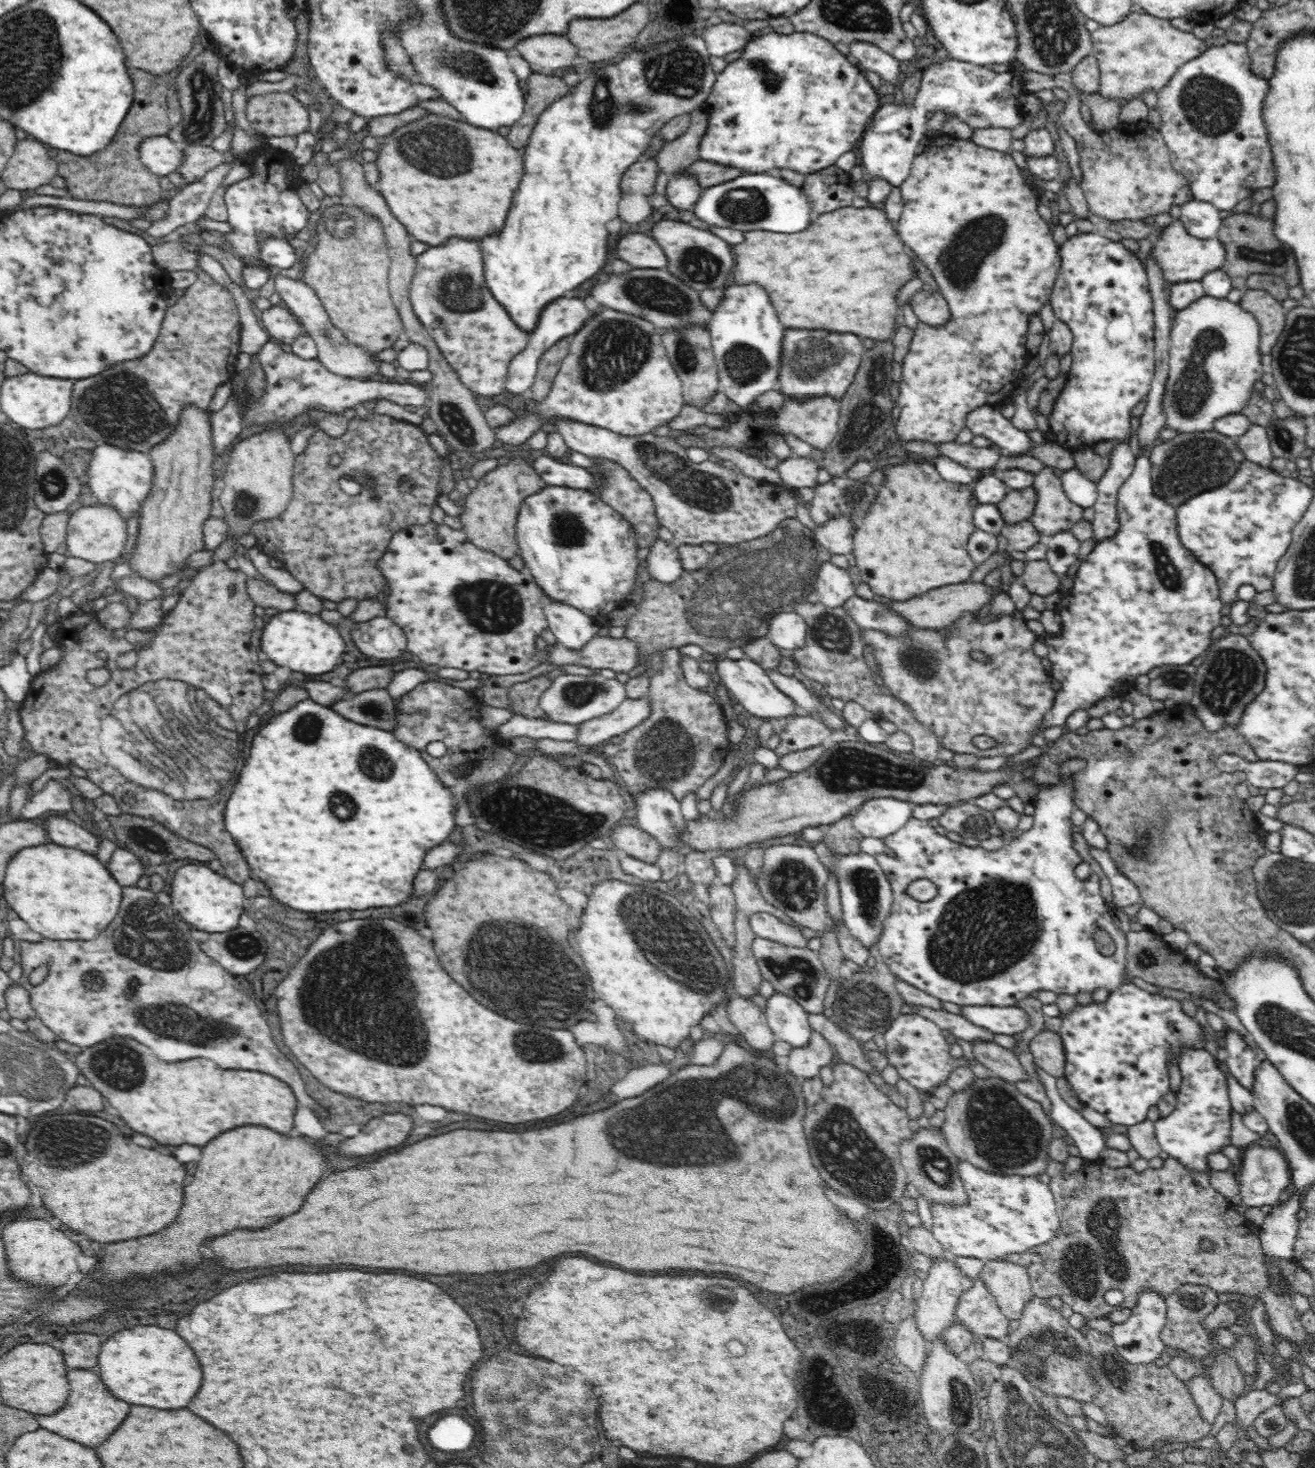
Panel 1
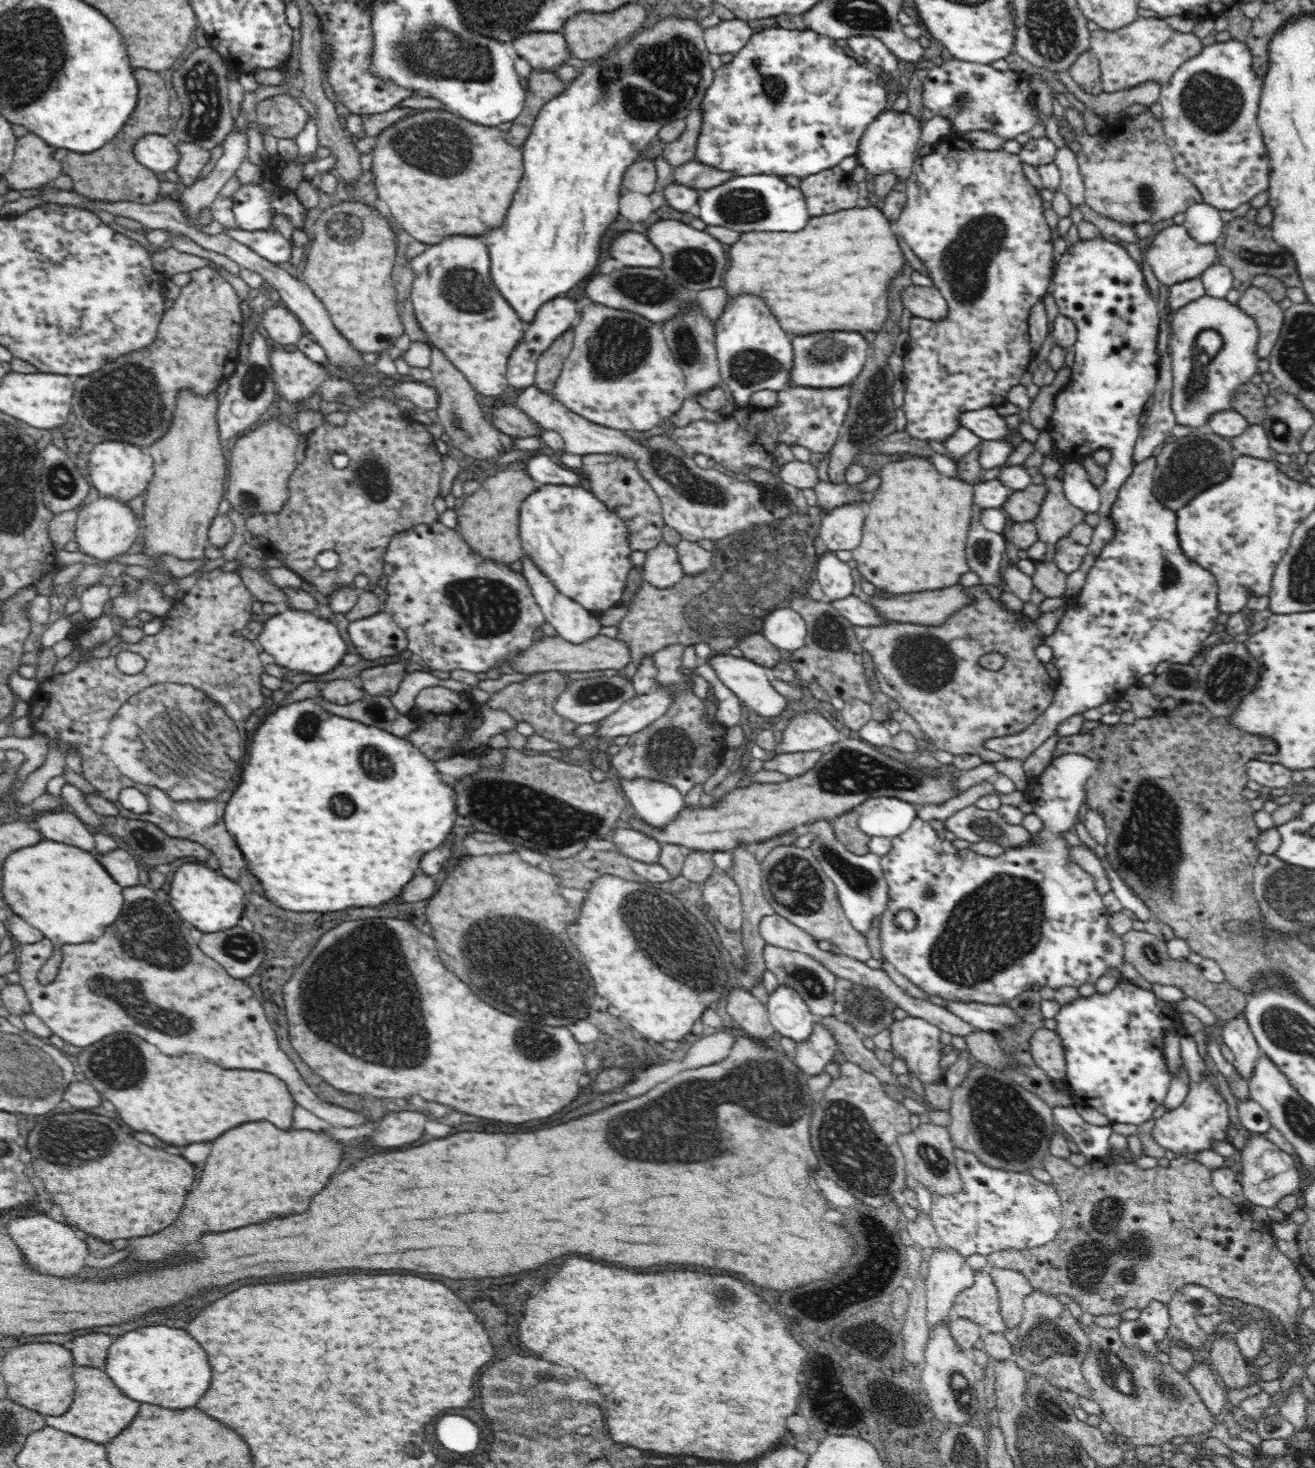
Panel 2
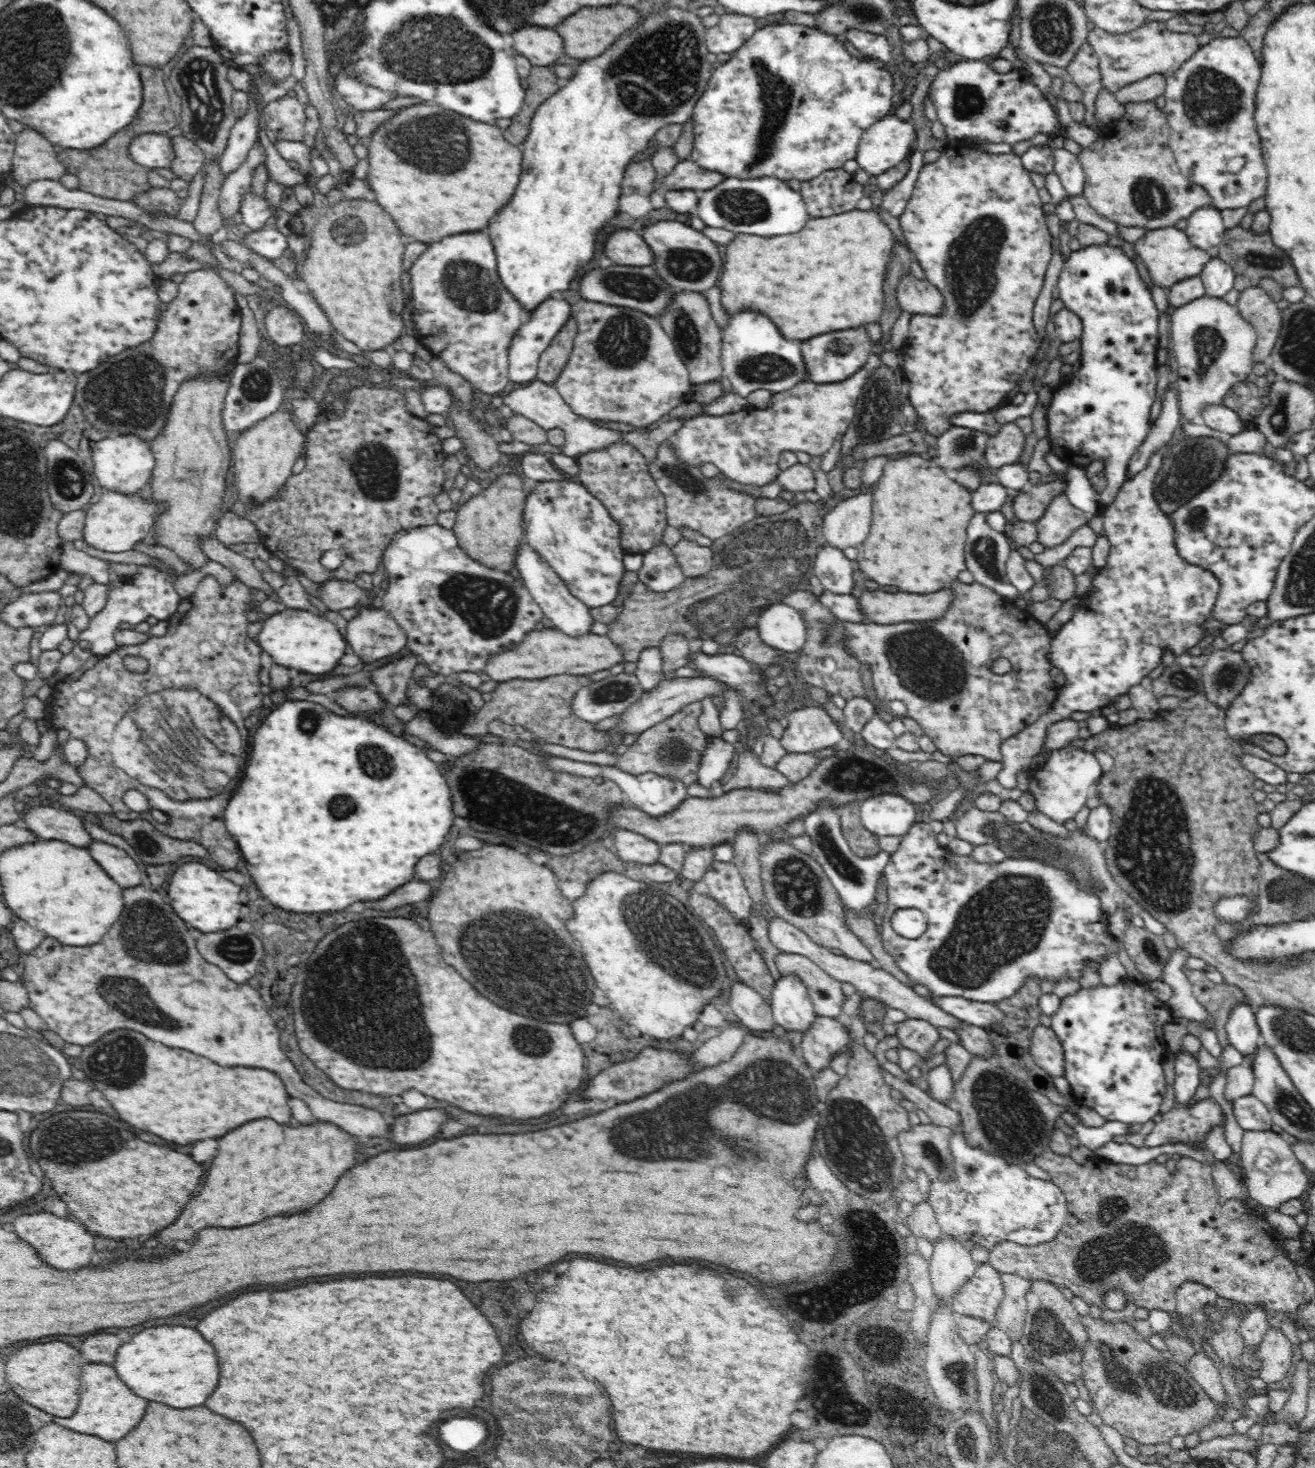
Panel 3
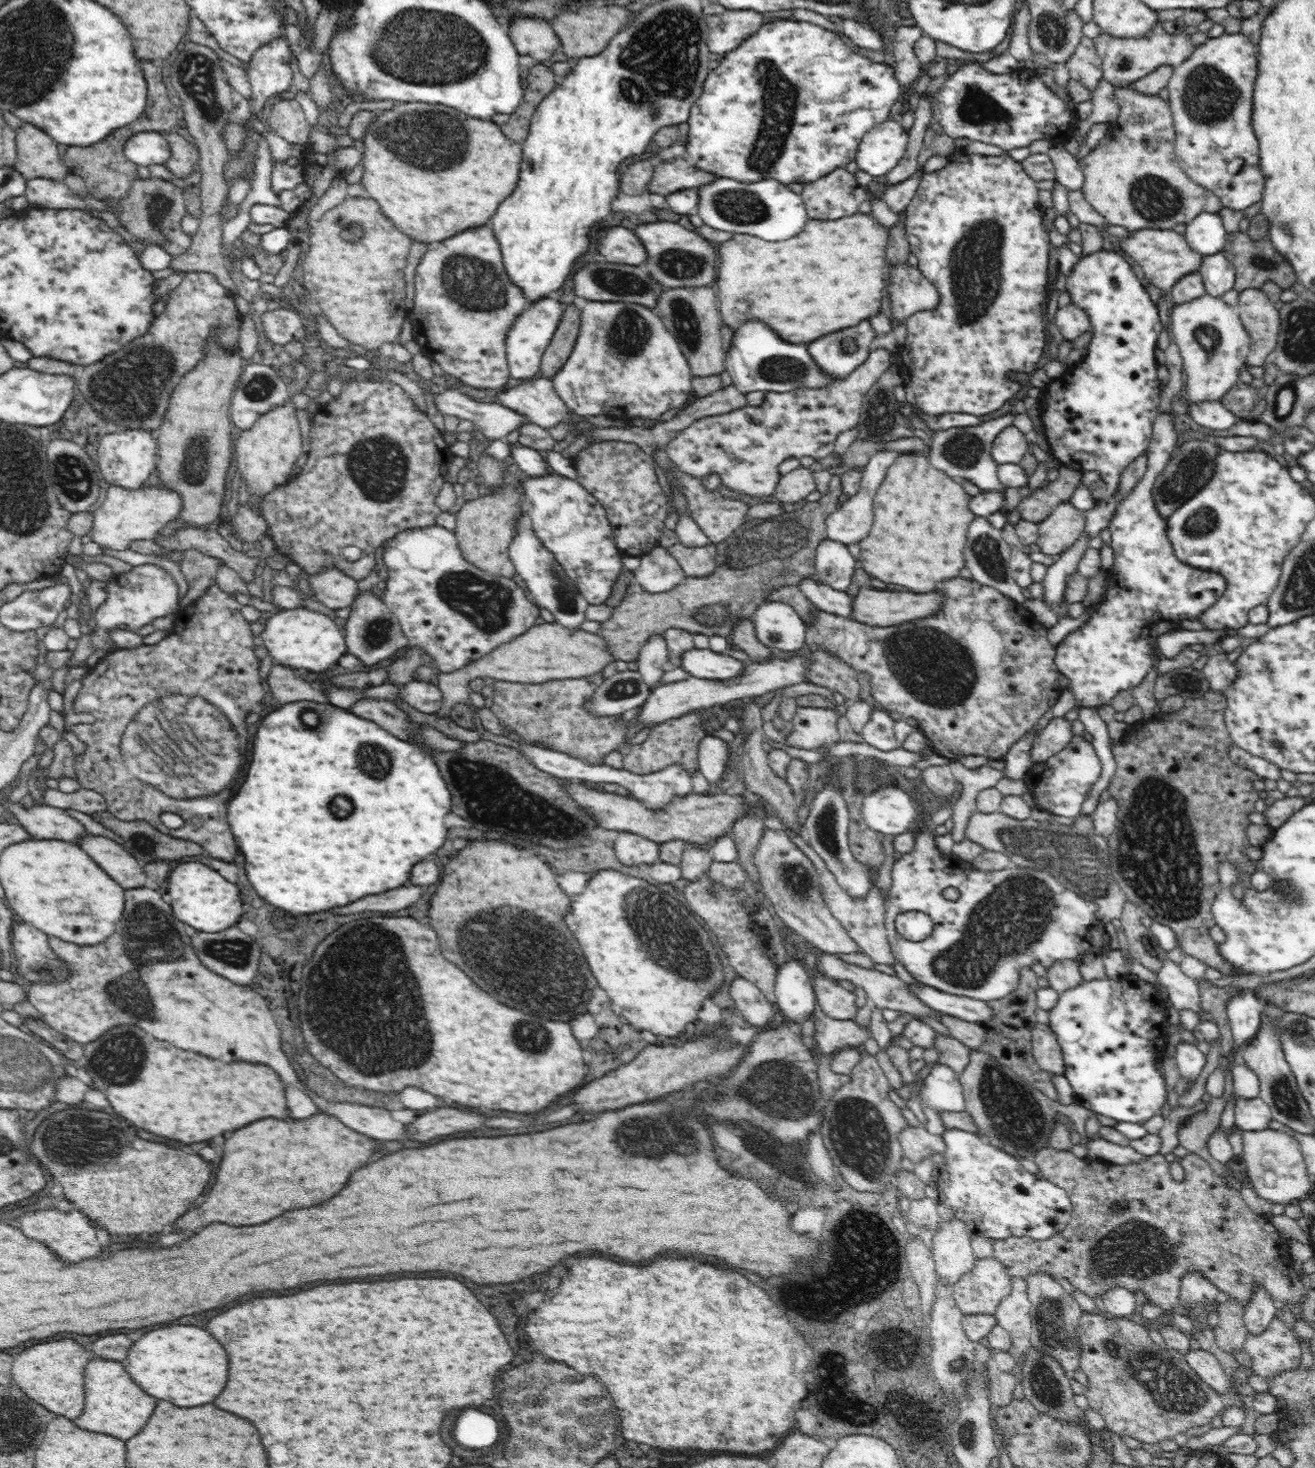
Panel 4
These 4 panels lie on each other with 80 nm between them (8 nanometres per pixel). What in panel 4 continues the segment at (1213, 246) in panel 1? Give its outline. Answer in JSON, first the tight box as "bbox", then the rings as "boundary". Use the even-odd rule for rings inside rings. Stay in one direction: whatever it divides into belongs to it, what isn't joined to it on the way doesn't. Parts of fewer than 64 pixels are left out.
{"bbox":[1120,229,1203,290],"boundary":[[[1142,229],[1131,231],[1127,238],[1120,242],[1122,252],[1128,254],[1136,264],[1142,266],[1142,272],[1150,284],[1161,290],[1171,289],[1182,277],[1198,271],[1203,255],[1194,252],[1185,235],[1173,230]]]}

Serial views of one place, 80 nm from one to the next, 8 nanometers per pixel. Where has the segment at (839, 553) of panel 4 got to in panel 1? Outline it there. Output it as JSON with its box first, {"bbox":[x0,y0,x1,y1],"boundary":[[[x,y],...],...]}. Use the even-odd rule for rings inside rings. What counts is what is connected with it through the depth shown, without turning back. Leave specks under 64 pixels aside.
{"bbox":[806,561,855,608],"boundary":[[[830,561],[819,566],[818,581],[806,602],[821,603],[829,608],[843,607],[852,596],[855,586],[850,578],[849,570],[838,568]]]}

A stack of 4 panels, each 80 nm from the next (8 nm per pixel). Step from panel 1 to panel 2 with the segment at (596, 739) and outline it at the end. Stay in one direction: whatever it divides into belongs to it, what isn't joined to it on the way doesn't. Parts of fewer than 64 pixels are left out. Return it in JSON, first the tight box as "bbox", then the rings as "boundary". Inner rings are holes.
{"bbox":[594,684,670,738],"boundary":[[[658,684],[645,695],[636,695],[624,702],[622,706],[596,722],[594,735],[615,738],[630,736],[634,732],[644,730],[648,724],[663,714],[670,706],[670,689],[659,688]]]}

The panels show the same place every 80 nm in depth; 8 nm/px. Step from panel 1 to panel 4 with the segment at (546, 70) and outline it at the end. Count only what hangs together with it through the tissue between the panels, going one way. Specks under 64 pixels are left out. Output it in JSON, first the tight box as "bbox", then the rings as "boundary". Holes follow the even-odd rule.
{"bbox":[510,18,561,64],"boundary":[[[514,18],[510,24],[510,36],[517,52],[531,56],[538,64],[552,58],[561,46],[552,26],[548,22],[538,22],[538,18]]]}

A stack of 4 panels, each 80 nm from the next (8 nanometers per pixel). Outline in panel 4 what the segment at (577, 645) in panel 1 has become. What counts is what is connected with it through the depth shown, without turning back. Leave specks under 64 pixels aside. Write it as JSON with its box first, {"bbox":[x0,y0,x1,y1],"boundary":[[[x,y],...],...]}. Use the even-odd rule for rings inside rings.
{"bbox":[508,511,589,629],"boundary":[[[524,511],[518,517],[517,534],[508,548],[515,573],[518,573],[518,576],[524,580],[539,608],[550,611],[560,625],[570,627],[570,629],[580,629],[580,625],[586,620],[585,614],[589,603],[575,588],[574,582],[560,569],[553,555],[544,549],[542,542],[532,533],[530,517]]]}

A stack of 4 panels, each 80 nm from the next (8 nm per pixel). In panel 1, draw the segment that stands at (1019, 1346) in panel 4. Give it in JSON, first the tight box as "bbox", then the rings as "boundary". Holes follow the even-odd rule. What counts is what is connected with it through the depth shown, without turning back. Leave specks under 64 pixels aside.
{"bbox":[979,1259,1034,1320],"boundary":[[[992,1259],[985,1261],[979,1276],[1009,1320],[1019,1320],[1026,1303],[1034,1300],[1028,1269],[1024,1265]]]}

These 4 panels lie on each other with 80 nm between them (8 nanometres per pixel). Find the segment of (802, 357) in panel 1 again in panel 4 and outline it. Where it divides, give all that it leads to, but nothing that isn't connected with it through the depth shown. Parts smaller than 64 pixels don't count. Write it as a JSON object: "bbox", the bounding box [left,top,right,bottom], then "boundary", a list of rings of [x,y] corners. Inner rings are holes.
{"bbox":[808,320,877,380],"boundary":[[[866,320],[858,326],[814,340],[808,344],[808,354],[826,376],[842,380],[867,361],[876,337],[877,333]]]}

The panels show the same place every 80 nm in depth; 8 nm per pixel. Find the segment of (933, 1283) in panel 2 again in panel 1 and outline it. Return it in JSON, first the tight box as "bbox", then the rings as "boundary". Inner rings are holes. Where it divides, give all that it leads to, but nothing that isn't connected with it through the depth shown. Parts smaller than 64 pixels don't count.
{"bbox":[914,1255,974,1344],"boundary":[[[947,1255],[944,1259],[932,1260],[932,1262],[928,1276],[923,1280],[922,1295],[914,1308],[916,1325],[928,1344],[956,1322],[955,1308],[958,1300],[966,1292],[965,1290],[972,1288],[974,1284],[974,1281],[966,1273],[960,1271],[960,1267],[954,1263],[954,1257]]]}

